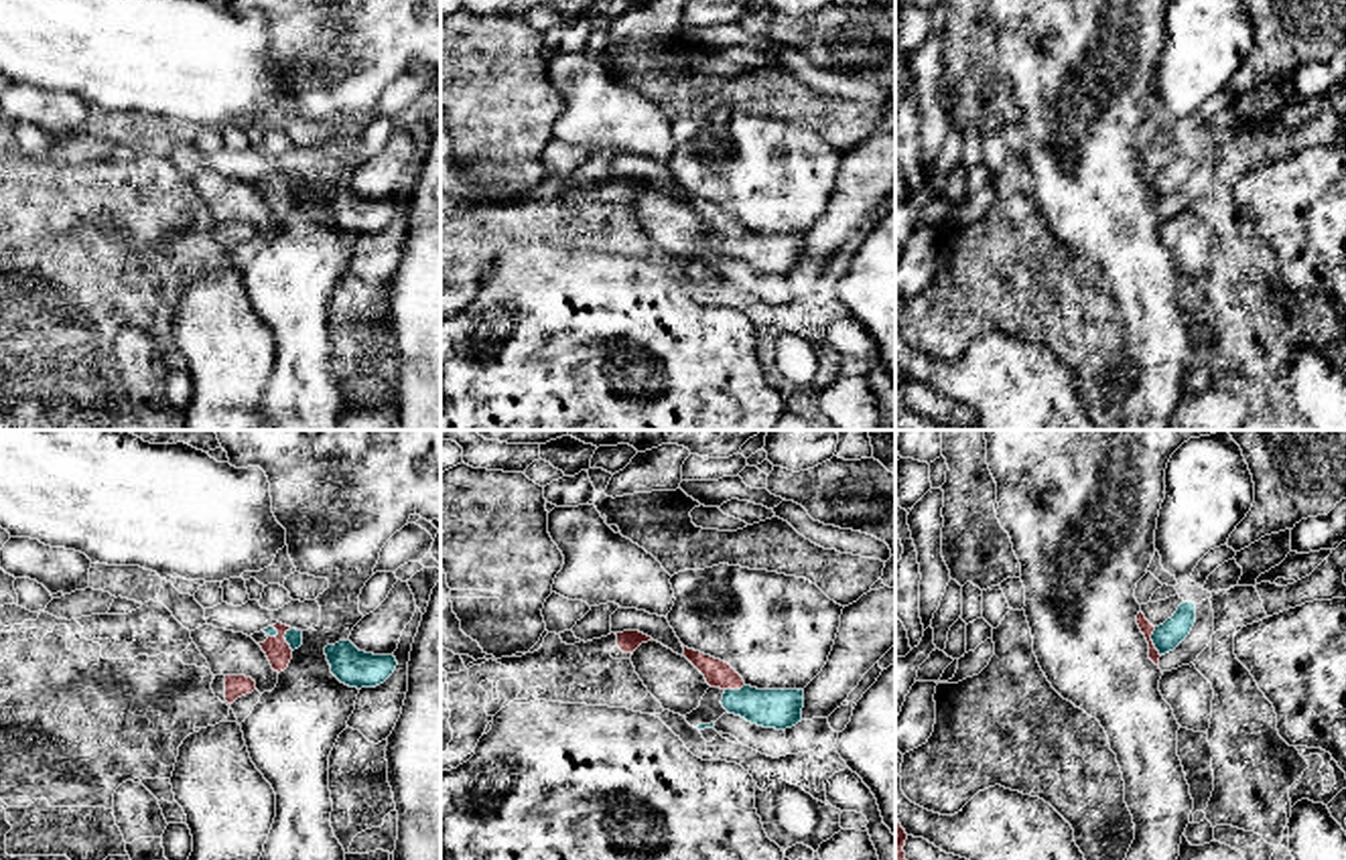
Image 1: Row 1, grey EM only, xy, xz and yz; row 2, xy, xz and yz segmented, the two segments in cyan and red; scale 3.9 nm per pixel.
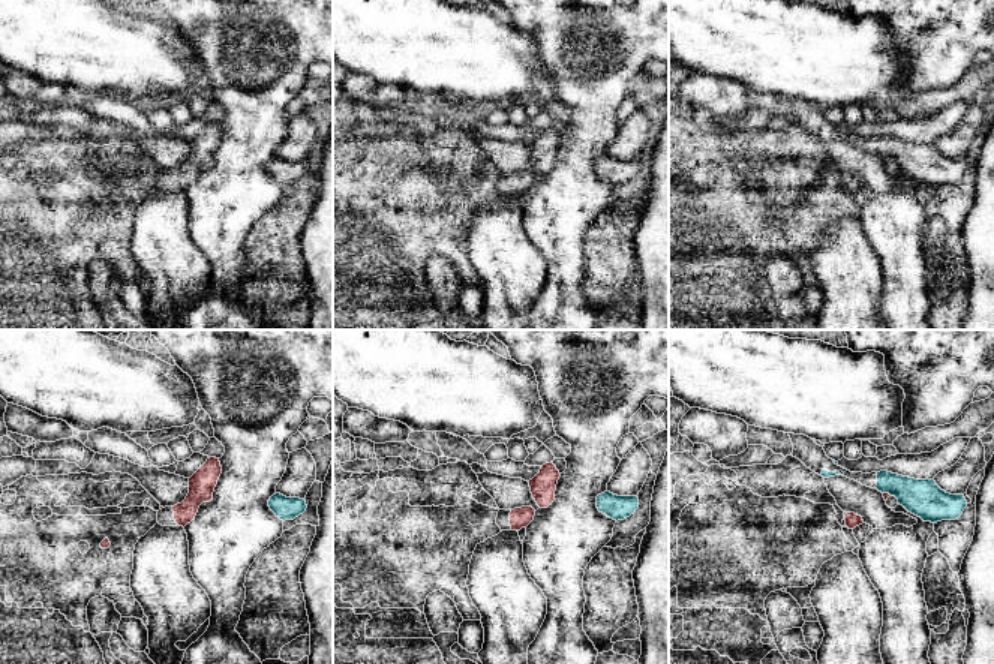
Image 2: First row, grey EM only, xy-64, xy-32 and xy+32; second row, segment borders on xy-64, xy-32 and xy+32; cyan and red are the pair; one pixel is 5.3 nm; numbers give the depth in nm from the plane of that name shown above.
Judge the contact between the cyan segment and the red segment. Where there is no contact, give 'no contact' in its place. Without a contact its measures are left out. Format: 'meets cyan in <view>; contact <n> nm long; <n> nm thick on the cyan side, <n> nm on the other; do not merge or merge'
meets cyan in yz; contact 120 nm long; 110 nm thick on the cyan side, 50 nm on the other; do not merge

